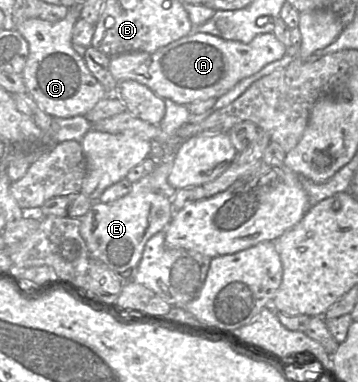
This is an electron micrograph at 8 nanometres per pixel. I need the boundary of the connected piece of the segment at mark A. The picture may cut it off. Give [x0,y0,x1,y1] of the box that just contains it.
[109,32,286,106]

